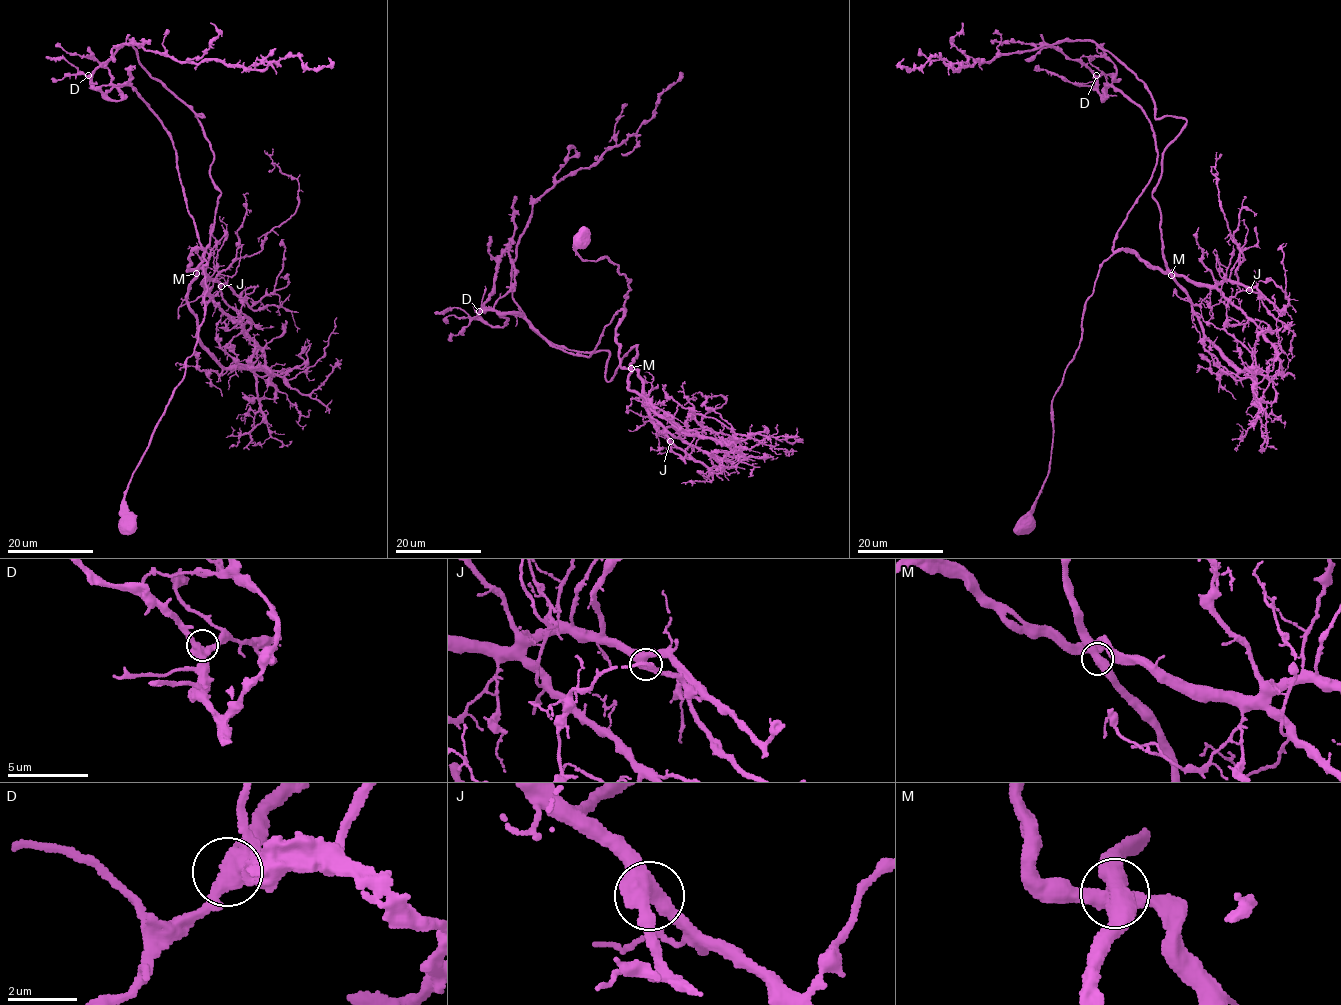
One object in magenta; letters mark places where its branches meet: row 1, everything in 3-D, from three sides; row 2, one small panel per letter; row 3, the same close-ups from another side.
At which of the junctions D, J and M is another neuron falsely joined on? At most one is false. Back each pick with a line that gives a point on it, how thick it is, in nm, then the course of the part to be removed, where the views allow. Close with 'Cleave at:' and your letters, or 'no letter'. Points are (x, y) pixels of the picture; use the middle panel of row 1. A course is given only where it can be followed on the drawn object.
M: place (631, 368); calibre 460 nm; course (630, 368), (636, 344), (608, 381), (607, 351), (532, 328), (511, 264), (532, 206), (646, 123), (676, 80)
Cleave at: M

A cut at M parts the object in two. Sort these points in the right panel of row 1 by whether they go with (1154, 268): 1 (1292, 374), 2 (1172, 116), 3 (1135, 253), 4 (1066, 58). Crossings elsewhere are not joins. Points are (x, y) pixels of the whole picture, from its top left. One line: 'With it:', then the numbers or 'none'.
With it: 3, 4

